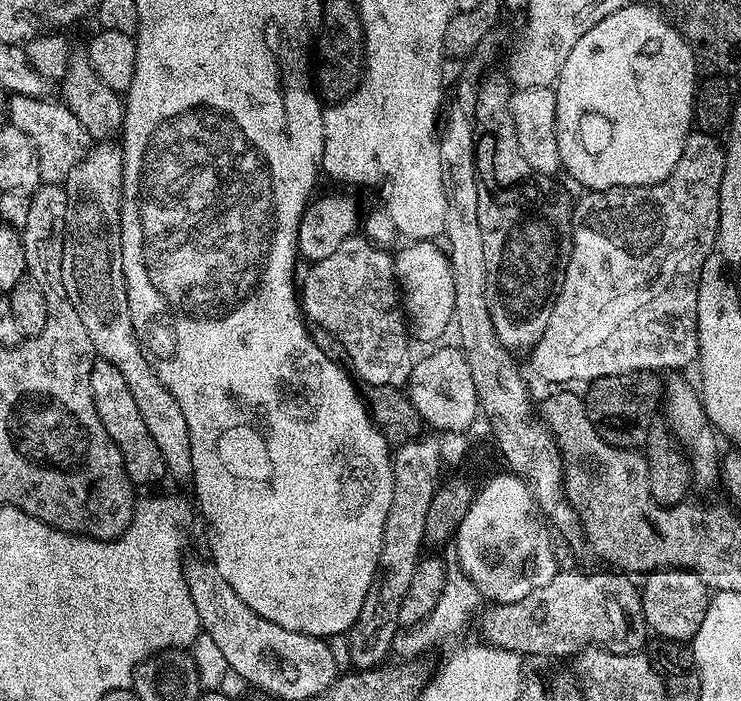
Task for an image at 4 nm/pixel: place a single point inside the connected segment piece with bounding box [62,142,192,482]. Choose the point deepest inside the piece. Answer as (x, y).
(92, 271)

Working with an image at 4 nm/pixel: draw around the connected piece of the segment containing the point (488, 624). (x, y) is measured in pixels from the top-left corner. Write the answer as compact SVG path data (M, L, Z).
M560 570L546 586L534 590L534 594L526 594L518 602L485 607L480 620L483 643L519 653L524 658L548 655L572 658L586 646L605 648L614 654L639 653L650 636L640 610L640 594L627 575L616 575L620 576L608 572L592 572L587 576L584 572Z

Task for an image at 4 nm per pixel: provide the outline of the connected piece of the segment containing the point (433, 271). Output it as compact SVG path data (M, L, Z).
M413 241L406 244L393 257L396 280L401 291L402 307L409 335L424 346L437 343L447 328L451 327L455 312L454 282L452 267L448 262L447 253L433 241Z

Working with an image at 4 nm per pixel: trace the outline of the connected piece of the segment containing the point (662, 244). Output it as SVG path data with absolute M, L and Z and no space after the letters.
M693 130L688 133L686 146L682 150L682 158L678 158L678 166L662 182L650 184L646 188L611 188L601 192L591 190L583 193L581 200L575 201L572 210L572 257L564 271L564 281L560 287L558 298L552 307L550 322L546 322L546 330L542 330L542 338L530 350L532 356L532 368L544 380L556 384L552 386L568 386L571 380L584 380L591 382L609 376L610 374L626 374L638 370L661 370L660 368L672 368L668 370L684 370L687 364L697 363L700 351L698 350L698 334L700 323L698 322L698 286L702 266L706 262L710 250L716 241L718 234L718 222L720 221L720 187L722 186L722 174L724 173L725 145L720 144L711 132Z

